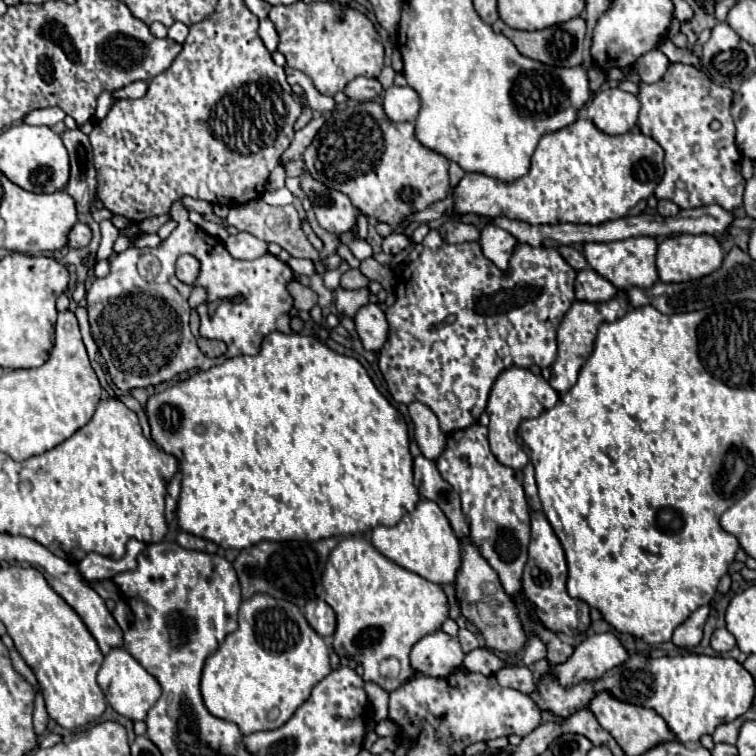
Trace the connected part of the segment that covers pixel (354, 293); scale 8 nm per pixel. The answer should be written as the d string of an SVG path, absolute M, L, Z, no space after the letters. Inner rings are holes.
M338 287L334 291L338 313L342 313L346 317L354 317L354 313L362 305L368 303L368 295L370 295L370 291L366 287L362 287L362 289L344 289L344 287Z

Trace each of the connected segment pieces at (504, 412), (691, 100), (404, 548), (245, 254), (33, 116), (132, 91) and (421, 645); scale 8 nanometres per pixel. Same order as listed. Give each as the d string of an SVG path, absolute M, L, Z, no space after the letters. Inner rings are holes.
M510 367L498 375L498 379L492 385L490 397L488 397L486 413L490 417L490 425L488 425L490 449L502 465L512 467L512 469L522 469L530 461L526 451L522 449L522 445L516 441L518 425L524 419L538 417L542 411L552 409L558 403L558 399L560 399L558 393L550 387L550 383L542 375L534 375L532 371L528 371L524 367Z
M670 63L664 77L656 83L638 83L638 101L642 103L638 115L638 127L644 135L652 137L664 149L664 177L658 183L654 195L656 199L674 201L680 209L720 205L726 211L734 211L742 205L744 195L744 177L740 175L742 155L734 143L734 121L730 115L732 91L724 85L716 85L702 69L684 63Z
M420 499L416 509L412 513L404 515L394 527L378 525L372 531L372 543L384 557L388 557L396 565L400 565L412 573L418 573L420 577L424 577L432 583L438 583L438 585L452 583L456 579L456 573L462 563L460 543L458 543L454 531L450 529L446 515L430 499Z
M238 233L234 237L228 237L224 241L224 245L234 259L258 259L260 255L264 255L268 251L268 243L256 239L254 235L248 235L248 233Z
M48 107L48 109L38 109L38 111L32 111L30 115L24 117L26 123L30 125L46 125L46 127L52 127L56 125L58 121L64 121L66 113L58 107Z
M136 81L120 91L114 91L116 99L140 99L148 93L148 81Z
M444 631L422 637L410 653L416 673L424 673L428 677L448 677L454 667L462 665L464 657L466 653L462 651L460 641Z

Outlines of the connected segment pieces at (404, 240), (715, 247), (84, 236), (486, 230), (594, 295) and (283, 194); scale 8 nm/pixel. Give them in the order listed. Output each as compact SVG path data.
M394 231L392 235L388 235L388 237L382 241L382 249L384 249L386 255L398 255L398 253L402 253L408 245L410 245L410 239L408 239L404 233L400 233L400 231Z
M672 235L664 239L656 253L656 267L660 281L664 283L684 283L692 279L700 279L704 275L710 275L712 271L720 269L720 263L724 259L724 251L716 237L712 235Z
M76 223L68 233L68 247L70 249L84 249L92 239L92 229L86 223Z
M492 223L484 225L480 231L480 245L484 255L502 271L508 269L508 261L512 257L514 247L518 245L516 239L512 239L512 235L508 235L508 231L504 231L502 227L496 227Z
M594 269L578 271L574 281L574 291L578 301L590 301L590 303L608 301L618 293L618 289L608 279L598 275Z
M286 188L275 191L274 195L267 195L267 191L262 196L262 199L269 205L288 205L294 202L292 193Z

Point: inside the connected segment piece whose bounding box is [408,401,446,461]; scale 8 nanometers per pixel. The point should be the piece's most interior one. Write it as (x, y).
(430, 439)

